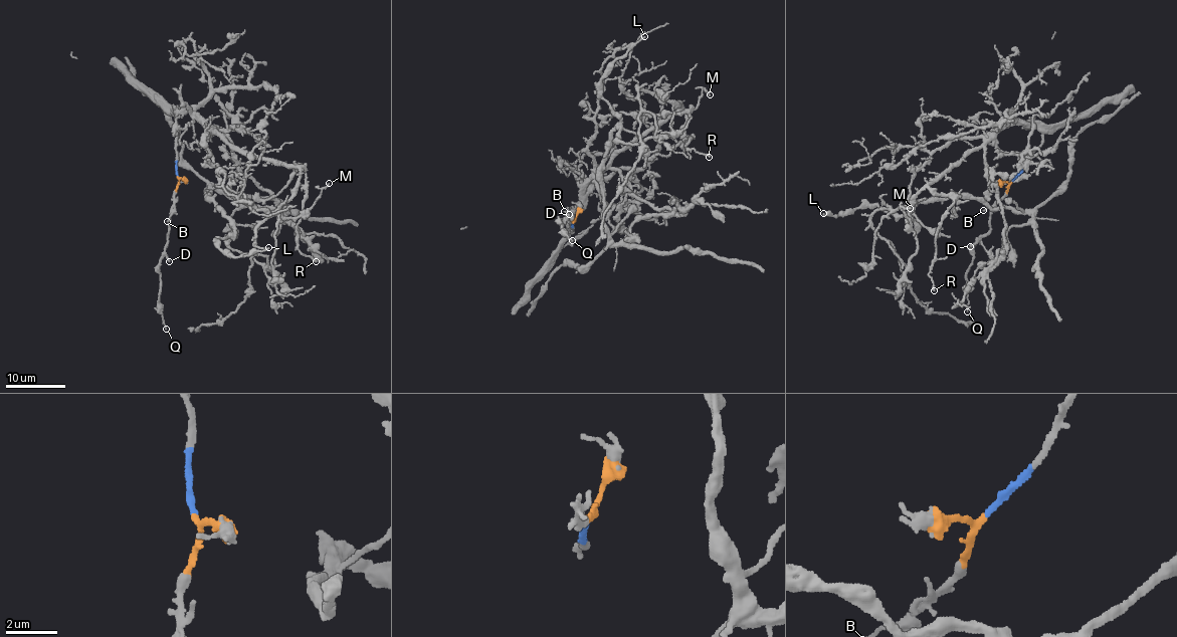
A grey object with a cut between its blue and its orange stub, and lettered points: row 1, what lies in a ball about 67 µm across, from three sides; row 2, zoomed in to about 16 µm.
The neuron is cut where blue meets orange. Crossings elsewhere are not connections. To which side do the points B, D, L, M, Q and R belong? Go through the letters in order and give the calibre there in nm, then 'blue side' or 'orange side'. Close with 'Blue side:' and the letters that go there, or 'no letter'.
B: calibre 110 nm; orange side
D: calibre 180 nm; orange side
L: calibre 140 nm; blue side
M: calibre 160 nm; blue side
Q: calibre 120 nm; orange side
R: calibre 200 nm; blue side
Blue side: L, M, R

